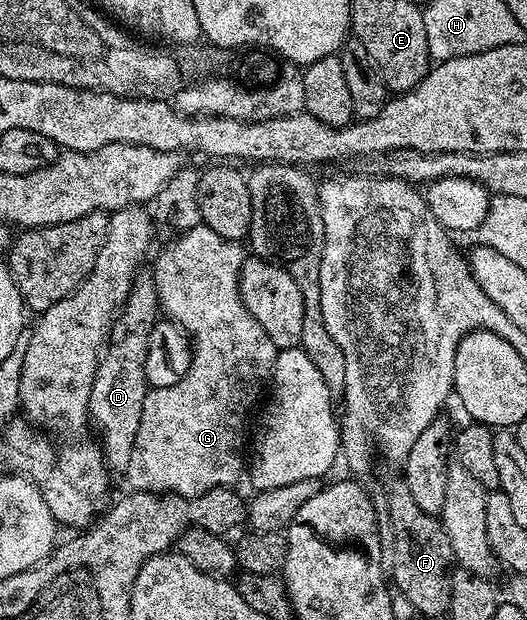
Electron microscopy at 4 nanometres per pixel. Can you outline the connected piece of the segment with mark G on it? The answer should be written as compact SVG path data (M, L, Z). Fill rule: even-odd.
M200 224L192 229L182 230L178 234L176 241L171 241L159 253L159 258L155 261L153 276L155 278L155 293L159 296L159 303L162 312L176 325L187 330L188 334L193 335L193 348L191 351L191 362L185 371L185 375L179 378L173 387L161 387L160 389L151 389L145 399L145 407L141 407L141 423L137 427L137 439L133 443L133 455L129 455L129 467L125 471L125 477L132 490L142 491L145 493L158 493L160 495L174 495L176 497L196 497L210 489L221 489L224 487L234 486L235 480L245 473L245 449L243 453L243 436L248 436L249 425L247 429L247 416L251 413L251 408L255 405L255 400L259 397L259 392L264 392L268 384L271 368L275 366L275 354L277 352L273 339L265 335L265 327L249 315L245 303L239 294L239 268L243 266L245 260L245 249L240 242L223 239L217 235L205 224Z

